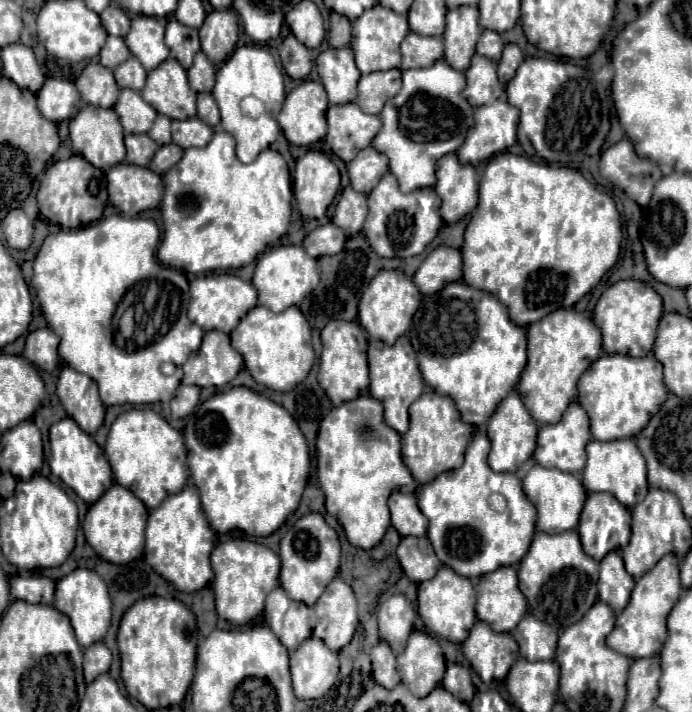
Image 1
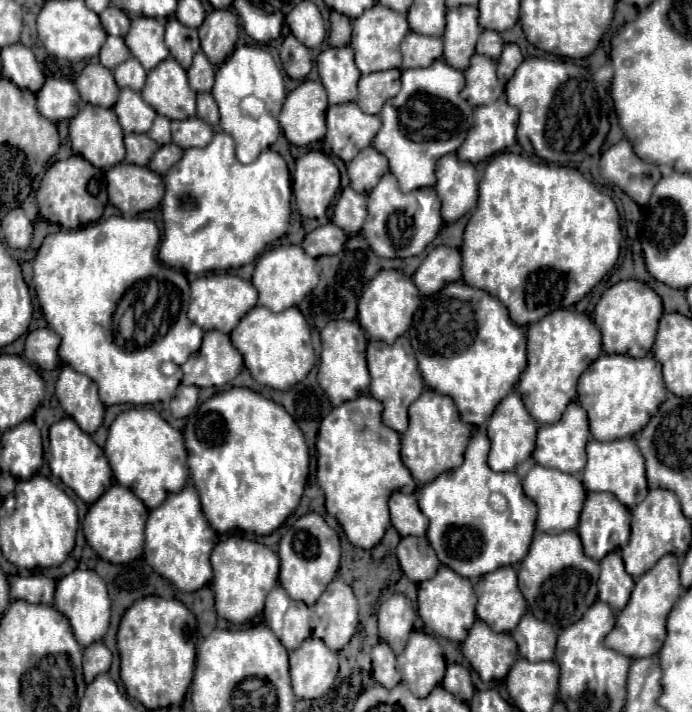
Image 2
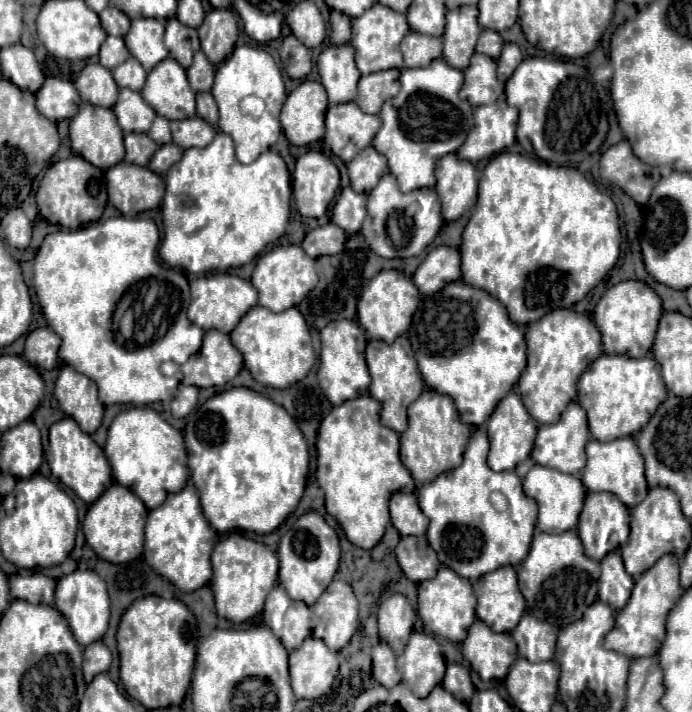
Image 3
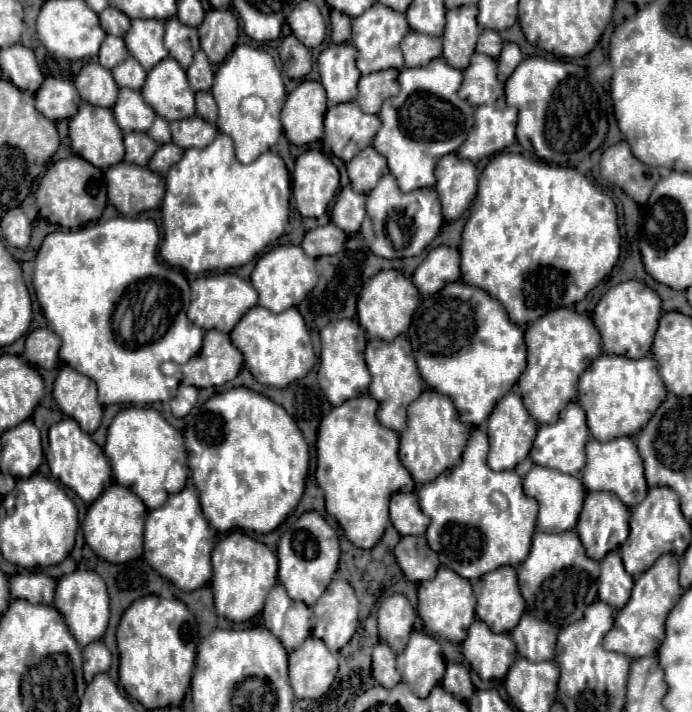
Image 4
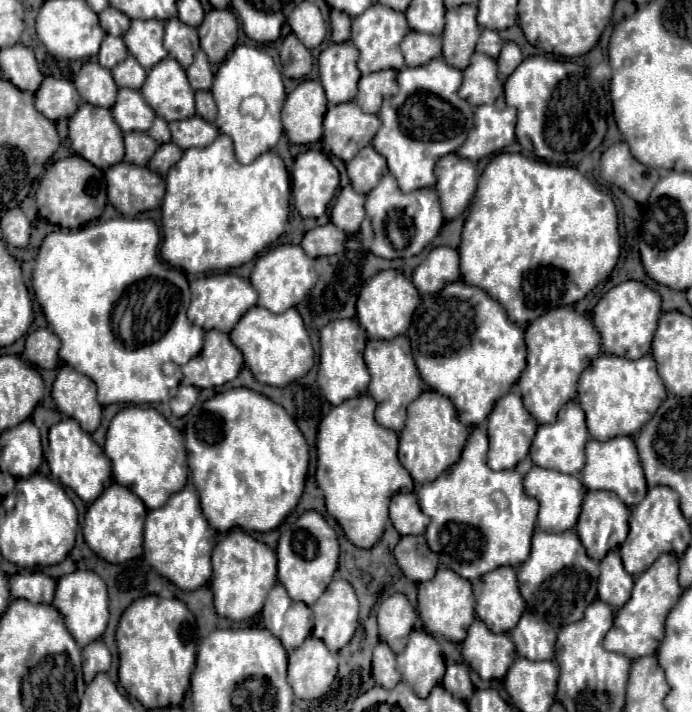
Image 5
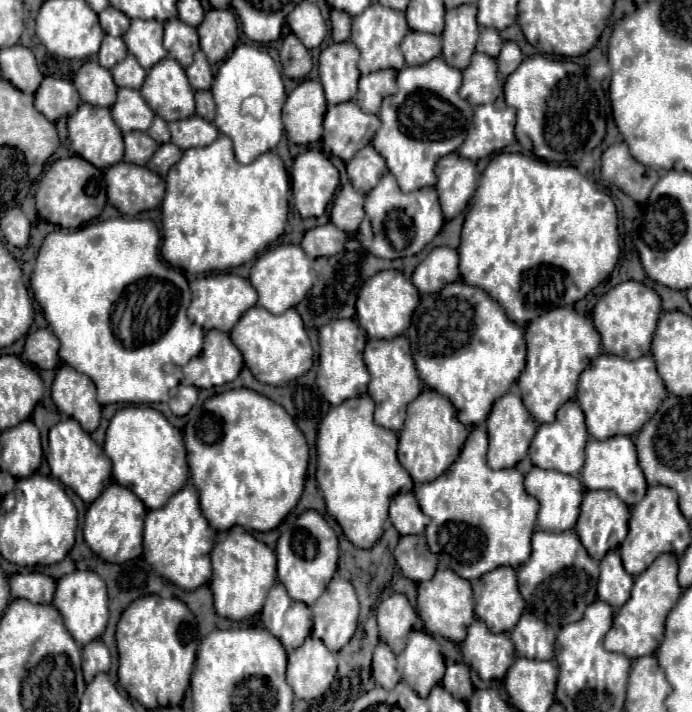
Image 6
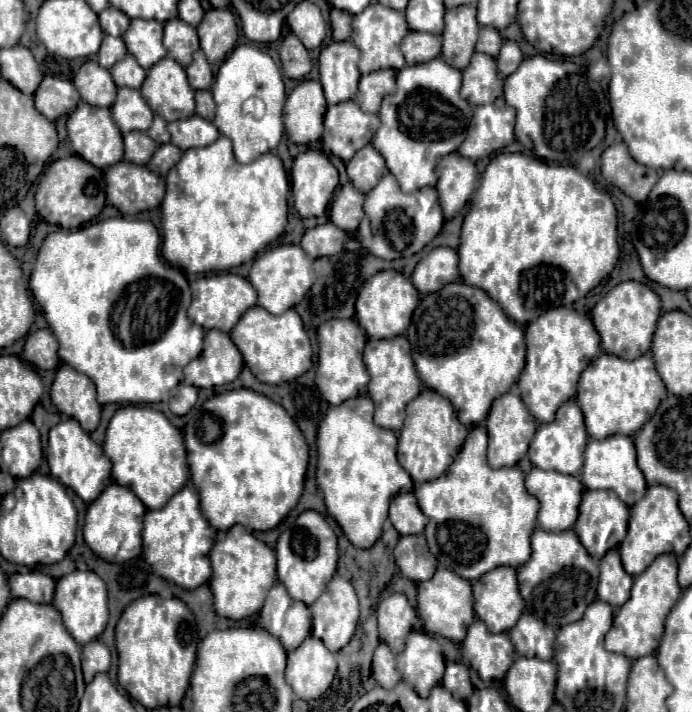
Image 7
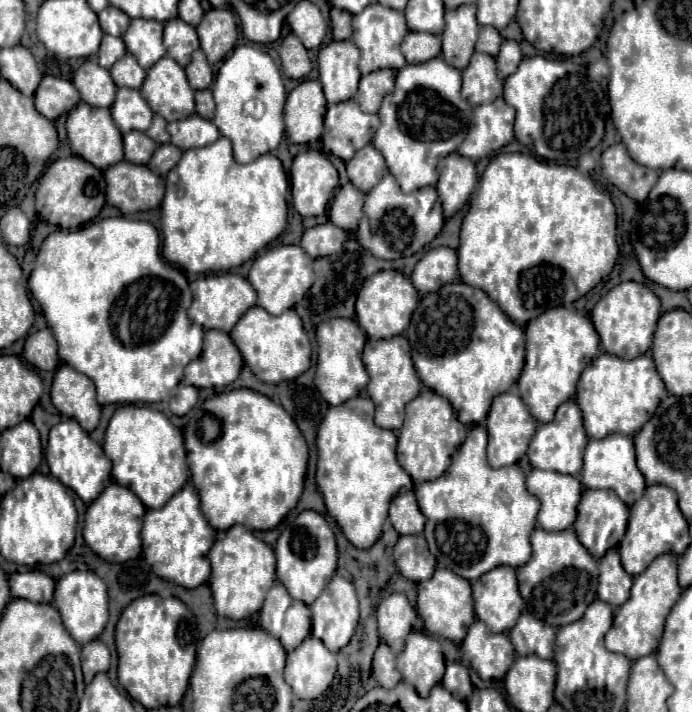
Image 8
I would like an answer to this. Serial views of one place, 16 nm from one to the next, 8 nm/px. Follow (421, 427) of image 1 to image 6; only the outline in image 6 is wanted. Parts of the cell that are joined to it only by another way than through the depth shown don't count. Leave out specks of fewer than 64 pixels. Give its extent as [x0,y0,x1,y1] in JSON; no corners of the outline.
[398,388,468,484]

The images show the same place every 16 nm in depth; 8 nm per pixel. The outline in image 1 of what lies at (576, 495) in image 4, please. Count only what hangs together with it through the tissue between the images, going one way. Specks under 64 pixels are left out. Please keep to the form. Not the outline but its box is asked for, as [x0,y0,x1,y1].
[522,466,586,532]

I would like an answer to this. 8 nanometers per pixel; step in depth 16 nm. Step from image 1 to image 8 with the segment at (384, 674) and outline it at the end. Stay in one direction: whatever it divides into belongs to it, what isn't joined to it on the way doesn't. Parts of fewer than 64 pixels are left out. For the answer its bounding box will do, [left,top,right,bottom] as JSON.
[372,642,402,690]

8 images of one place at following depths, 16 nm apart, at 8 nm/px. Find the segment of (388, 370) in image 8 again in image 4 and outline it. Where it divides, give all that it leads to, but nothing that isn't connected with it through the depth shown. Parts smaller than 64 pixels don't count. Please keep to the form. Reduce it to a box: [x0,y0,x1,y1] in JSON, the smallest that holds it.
[364,336,422,432]

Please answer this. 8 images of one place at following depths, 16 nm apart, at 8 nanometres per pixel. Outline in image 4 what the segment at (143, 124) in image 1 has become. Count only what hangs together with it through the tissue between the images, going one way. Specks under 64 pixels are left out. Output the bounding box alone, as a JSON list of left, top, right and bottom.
[112,88,156,132]

